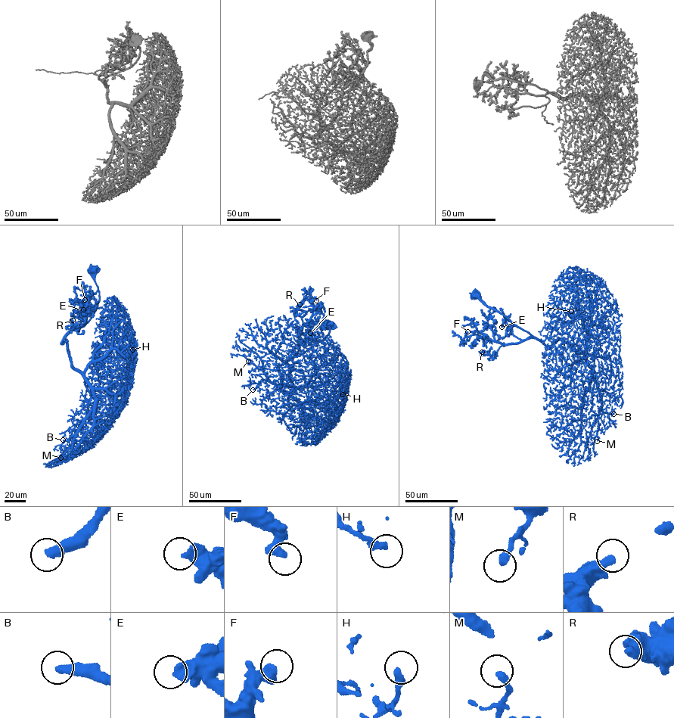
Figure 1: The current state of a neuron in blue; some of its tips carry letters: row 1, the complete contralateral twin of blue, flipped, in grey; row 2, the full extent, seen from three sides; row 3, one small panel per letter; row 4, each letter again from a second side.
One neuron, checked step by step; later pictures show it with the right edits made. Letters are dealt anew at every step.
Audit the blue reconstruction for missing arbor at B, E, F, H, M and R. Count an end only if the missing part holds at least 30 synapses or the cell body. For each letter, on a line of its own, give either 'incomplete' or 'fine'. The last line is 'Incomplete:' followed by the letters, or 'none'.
B: incomplete
E: fine
F: fine
H: fine
M: fine
R: fine
Incomplete: B

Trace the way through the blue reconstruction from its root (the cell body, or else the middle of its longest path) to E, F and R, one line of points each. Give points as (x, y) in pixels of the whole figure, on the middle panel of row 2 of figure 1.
E: (330, 325), (328, 335), (323, 340), (296, 355), (299, 343), (302, 340), (315, 339), (315, 337), (310, 333)
F: (330, 325), (328, 335), (323, 340), (296, 355), (302, 326), (312, 315), (311, 298), (316, 300)
R: (330, 325), (328, 335), (323, 340), (296, 355), (302, 324), (302, 318), (297, 314), (299, 304)

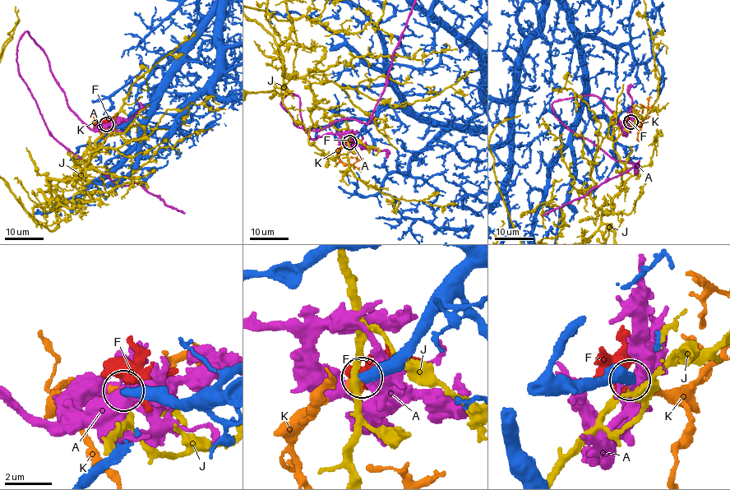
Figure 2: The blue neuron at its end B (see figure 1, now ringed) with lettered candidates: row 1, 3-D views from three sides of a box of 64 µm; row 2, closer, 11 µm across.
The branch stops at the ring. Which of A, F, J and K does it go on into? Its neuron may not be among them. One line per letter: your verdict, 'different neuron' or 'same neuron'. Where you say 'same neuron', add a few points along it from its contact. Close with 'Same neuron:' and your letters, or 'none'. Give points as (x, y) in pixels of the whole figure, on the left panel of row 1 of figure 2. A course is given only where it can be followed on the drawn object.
A: different neuron
F: different neuron
J: different neuron
K: same neuron | via (106, 124), (95, 124), (101, 121), (113, 122), (107, 121)
Same neuron: K

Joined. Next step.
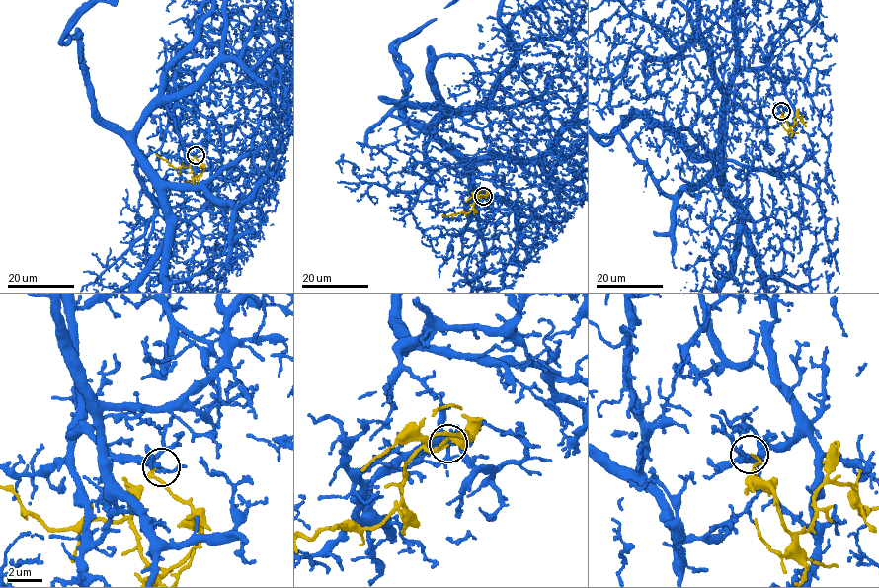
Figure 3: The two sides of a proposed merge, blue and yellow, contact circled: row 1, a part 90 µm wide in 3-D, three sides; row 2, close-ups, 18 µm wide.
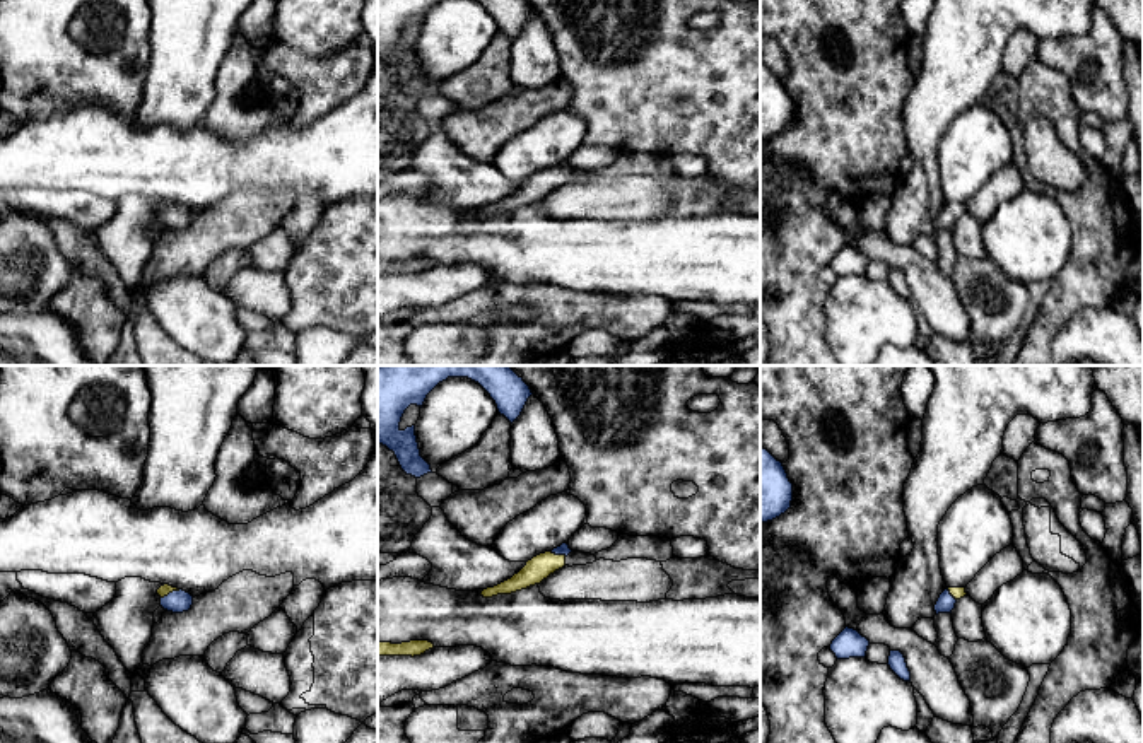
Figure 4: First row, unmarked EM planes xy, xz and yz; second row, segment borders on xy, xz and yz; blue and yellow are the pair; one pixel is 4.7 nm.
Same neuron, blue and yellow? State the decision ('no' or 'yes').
yes

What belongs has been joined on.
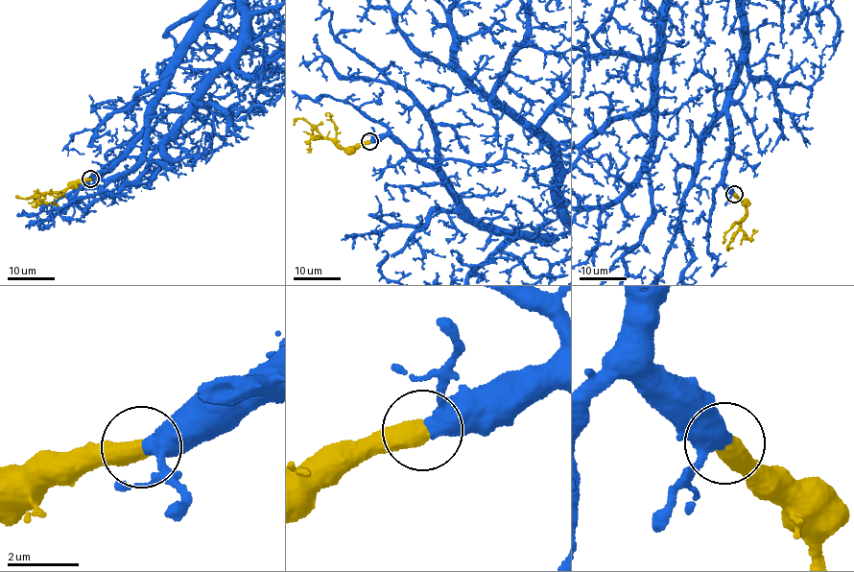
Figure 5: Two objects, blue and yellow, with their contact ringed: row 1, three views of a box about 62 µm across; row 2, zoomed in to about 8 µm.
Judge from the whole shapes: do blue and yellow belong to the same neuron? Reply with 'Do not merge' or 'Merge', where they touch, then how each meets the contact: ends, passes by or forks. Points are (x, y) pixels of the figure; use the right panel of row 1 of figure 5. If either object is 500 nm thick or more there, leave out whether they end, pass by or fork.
Merge. Place: (734, 194)

